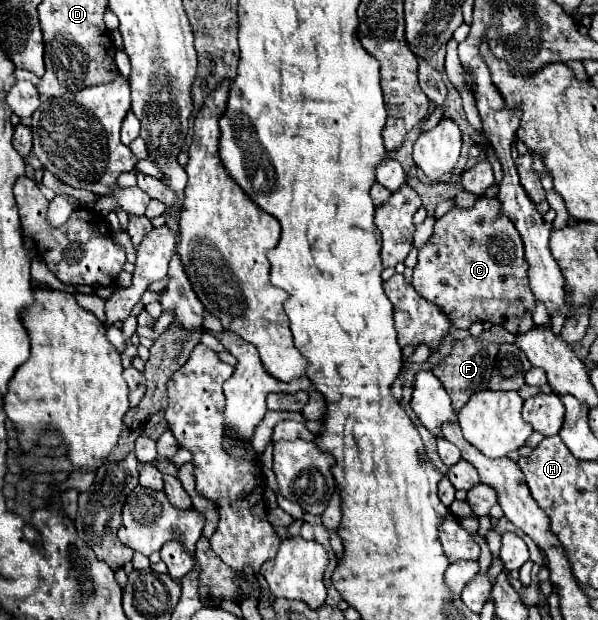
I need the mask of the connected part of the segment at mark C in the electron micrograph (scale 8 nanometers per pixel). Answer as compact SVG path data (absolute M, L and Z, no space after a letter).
M478 198L468 210L450 208L440 220L436 220L432 238L418 250L412 286L420 296L440 306L456 328L470 328L474 322L492 322L504 326L512 334L520 334L534 326L532 312L536 308L536 300L528 286L524 244L512 220L500 212L500 202L496 198Z

